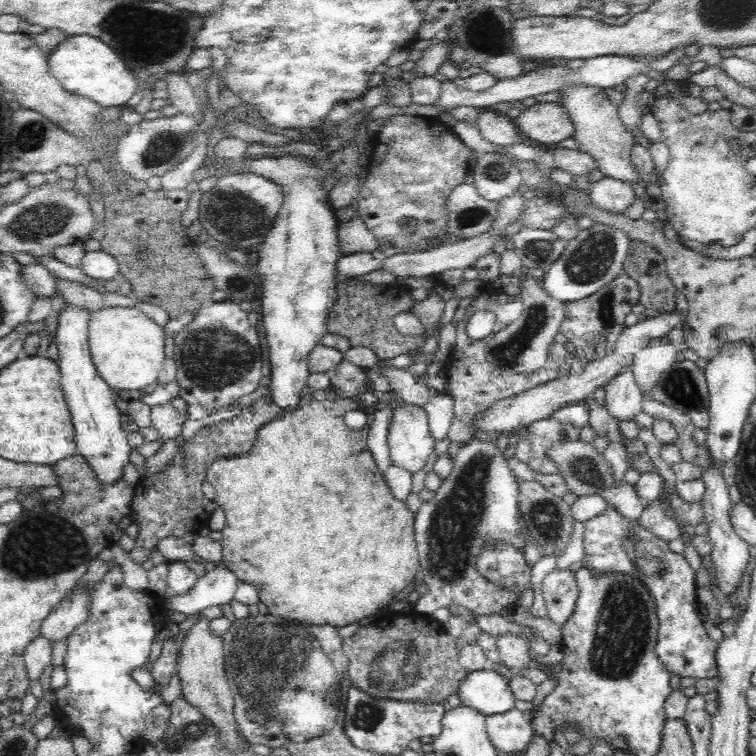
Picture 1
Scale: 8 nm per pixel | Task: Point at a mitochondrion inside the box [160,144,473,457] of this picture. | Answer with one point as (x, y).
(212, 359)

